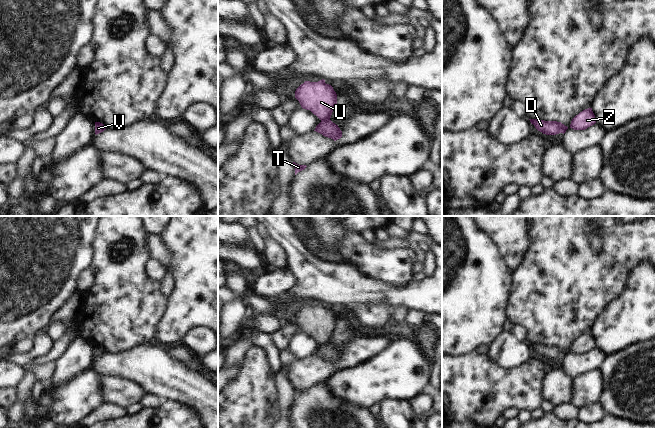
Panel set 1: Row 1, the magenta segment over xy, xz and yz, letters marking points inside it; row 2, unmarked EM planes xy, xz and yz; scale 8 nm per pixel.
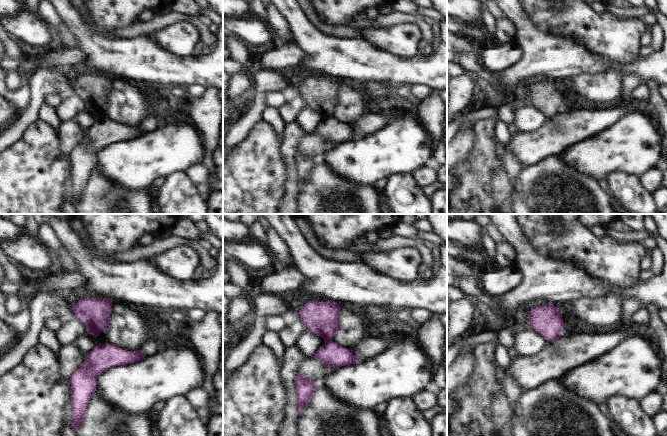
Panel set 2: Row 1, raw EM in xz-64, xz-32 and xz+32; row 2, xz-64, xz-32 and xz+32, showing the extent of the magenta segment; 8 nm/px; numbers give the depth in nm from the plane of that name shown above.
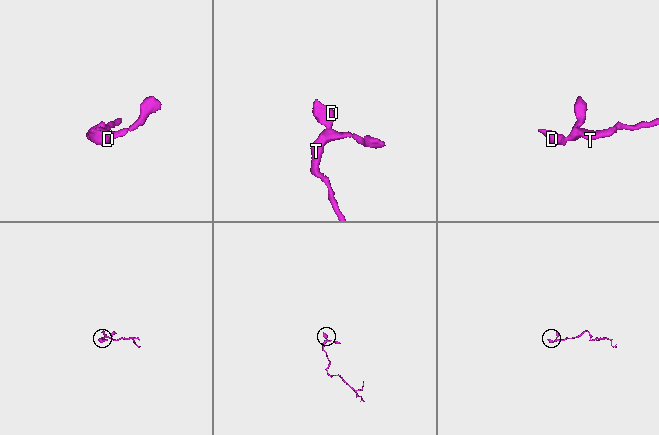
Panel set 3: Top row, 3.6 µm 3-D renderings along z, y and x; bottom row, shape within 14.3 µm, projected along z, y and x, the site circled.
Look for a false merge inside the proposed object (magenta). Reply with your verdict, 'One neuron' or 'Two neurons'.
Two neurons

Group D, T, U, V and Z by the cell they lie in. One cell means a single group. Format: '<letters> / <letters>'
D U V / T Z

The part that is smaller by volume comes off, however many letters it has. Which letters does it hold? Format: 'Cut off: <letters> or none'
Cut off: D, U, V

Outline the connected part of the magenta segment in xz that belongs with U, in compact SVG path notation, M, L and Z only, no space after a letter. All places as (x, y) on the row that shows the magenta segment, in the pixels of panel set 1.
M324 79L318 82L305 81L296 89L295 98L303 109L310 110L321 121L331 118L337 104L336 92Z

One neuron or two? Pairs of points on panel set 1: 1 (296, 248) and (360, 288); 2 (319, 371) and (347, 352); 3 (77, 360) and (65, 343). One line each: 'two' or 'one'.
1: one
2: one
3: two

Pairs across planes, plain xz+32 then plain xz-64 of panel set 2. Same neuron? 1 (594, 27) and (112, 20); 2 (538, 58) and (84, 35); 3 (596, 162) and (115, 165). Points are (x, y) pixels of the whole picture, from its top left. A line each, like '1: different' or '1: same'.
1: different
2: same
3: same

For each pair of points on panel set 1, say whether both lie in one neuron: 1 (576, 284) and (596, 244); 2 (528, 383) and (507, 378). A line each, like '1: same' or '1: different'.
1: different
2: same

